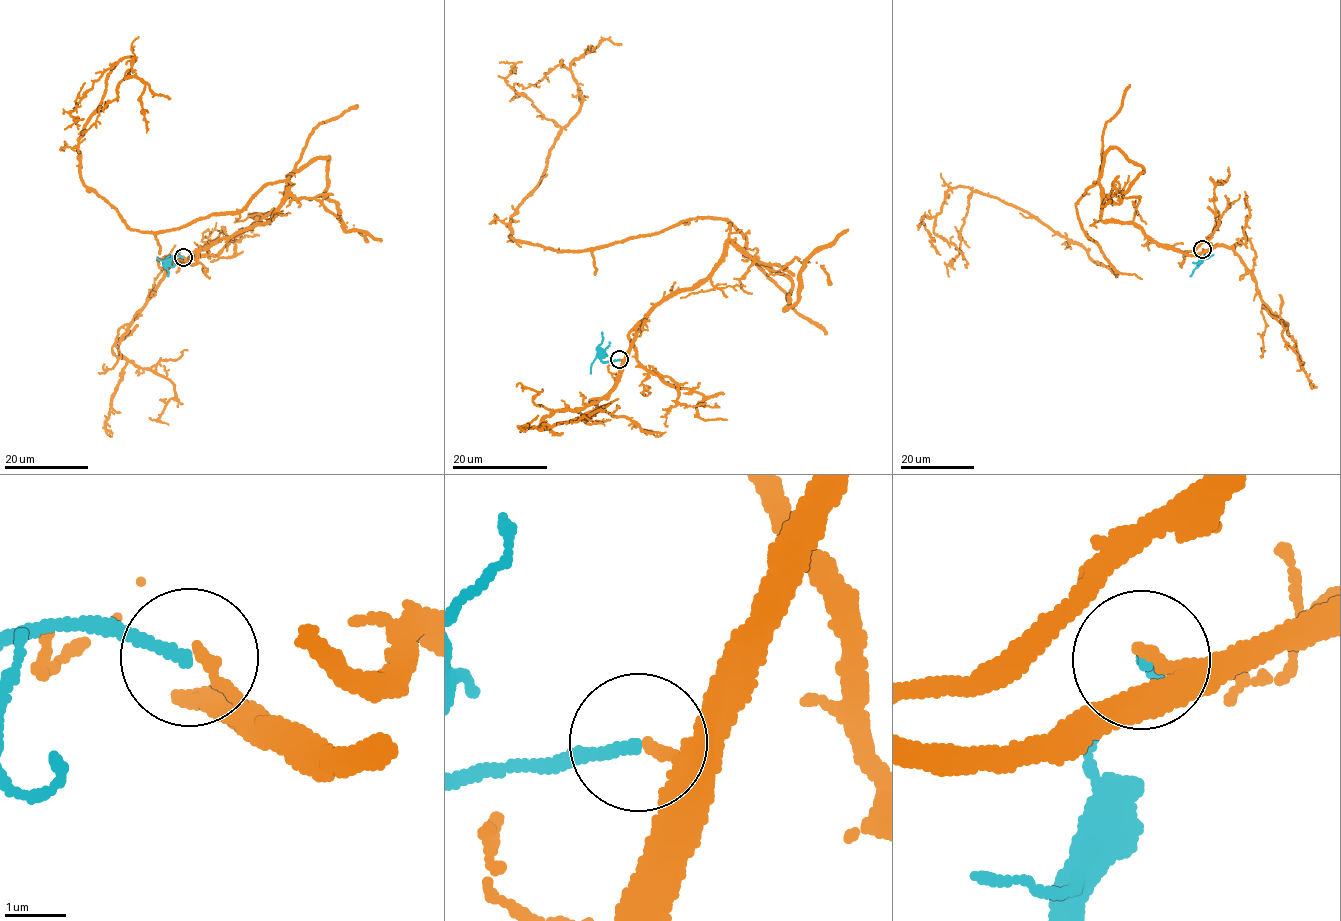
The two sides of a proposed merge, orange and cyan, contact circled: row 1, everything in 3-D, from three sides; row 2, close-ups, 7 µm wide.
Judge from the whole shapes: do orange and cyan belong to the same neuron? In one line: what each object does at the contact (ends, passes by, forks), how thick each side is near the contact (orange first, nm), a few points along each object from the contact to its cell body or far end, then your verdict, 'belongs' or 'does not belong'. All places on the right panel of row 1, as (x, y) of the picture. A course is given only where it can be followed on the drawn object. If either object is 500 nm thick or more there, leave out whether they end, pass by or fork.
orange ends; cyan ends; calibres 190 and 180 nm; course orange (1202, 249), (1103, 222), (1094, 185), (1076, 214), (1117, 276), (1026, 211), (961, 186), (922, 219), (940, 254); course cyan (1202, 249), (1204, 256), (1190, 276); does not belong

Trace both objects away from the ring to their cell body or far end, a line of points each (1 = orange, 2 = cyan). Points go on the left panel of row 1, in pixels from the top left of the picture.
1: (183, 257), (269, 220), (288, 177), (240, 210), (136, 231), (83, 181), (78, 141), (127, 56), (146, 132)
2: (183, 257), (171, 255), (166, 259), (168, 276)

